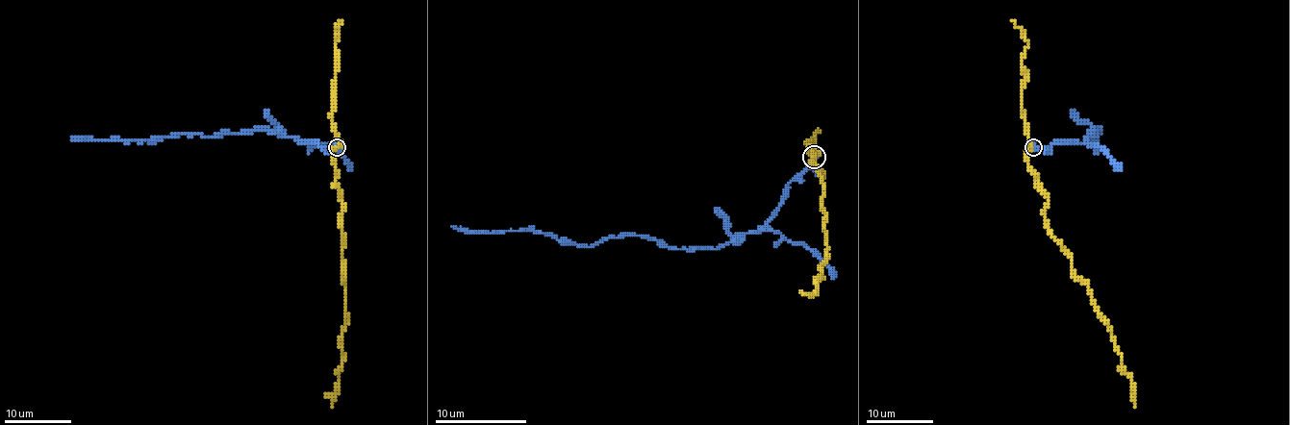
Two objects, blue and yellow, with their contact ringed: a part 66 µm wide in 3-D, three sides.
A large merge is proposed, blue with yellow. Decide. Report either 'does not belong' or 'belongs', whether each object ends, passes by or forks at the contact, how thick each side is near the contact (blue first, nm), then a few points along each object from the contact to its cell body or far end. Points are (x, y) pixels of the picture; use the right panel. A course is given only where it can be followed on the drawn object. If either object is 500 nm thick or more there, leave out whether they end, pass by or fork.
does not belong; 500 nm thick on the blue side, 360 nm on the other; blue runs (1034, 148), (1082, 142), (1100, 129), (1090, 136), (1099, 136), (1089, 141), (1083, 137); yellow runs (1032, 148), (1025, 161), (1047, 199), (1046, 228), (1087, 285), (1132, 381), (1133, 406)

